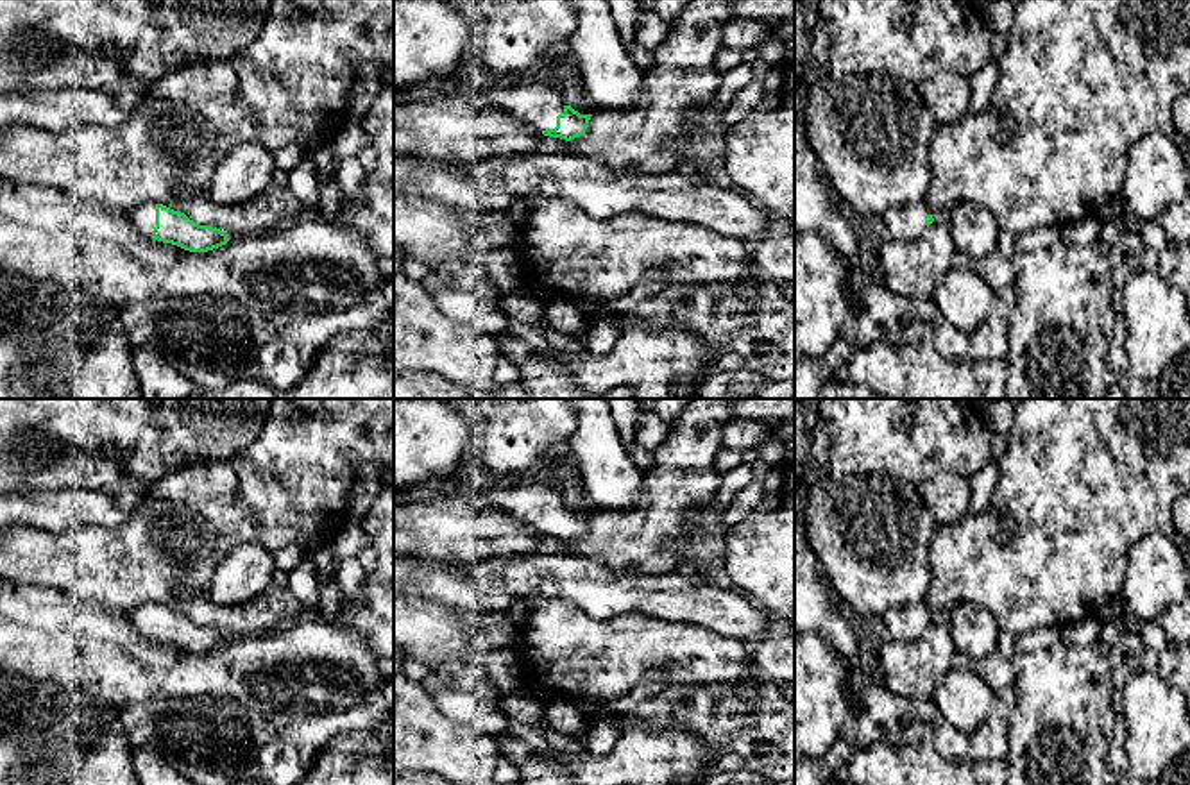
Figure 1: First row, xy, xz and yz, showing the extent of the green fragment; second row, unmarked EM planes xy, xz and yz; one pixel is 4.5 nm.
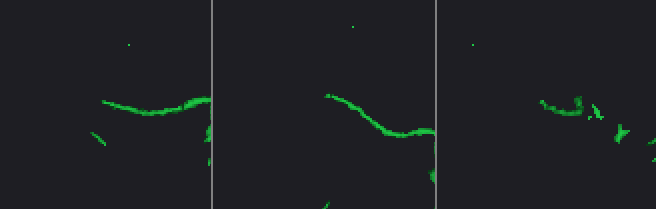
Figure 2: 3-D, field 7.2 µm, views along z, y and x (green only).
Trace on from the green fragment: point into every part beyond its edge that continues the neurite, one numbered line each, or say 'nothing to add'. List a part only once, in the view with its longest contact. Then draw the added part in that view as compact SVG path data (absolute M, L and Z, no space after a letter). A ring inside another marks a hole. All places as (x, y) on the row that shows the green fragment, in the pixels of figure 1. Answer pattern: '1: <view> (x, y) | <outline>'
1: xz (539, 104) | M497 79L492 86L478 89L474 98L508 111L537 131L555 129L557 116L564 113L564 102L548 84L517 84L514 79Z

